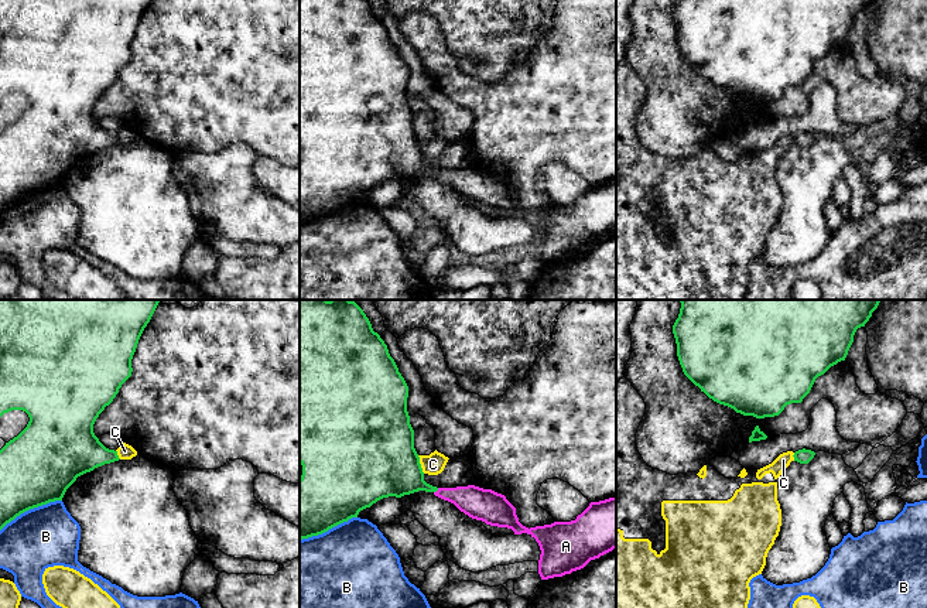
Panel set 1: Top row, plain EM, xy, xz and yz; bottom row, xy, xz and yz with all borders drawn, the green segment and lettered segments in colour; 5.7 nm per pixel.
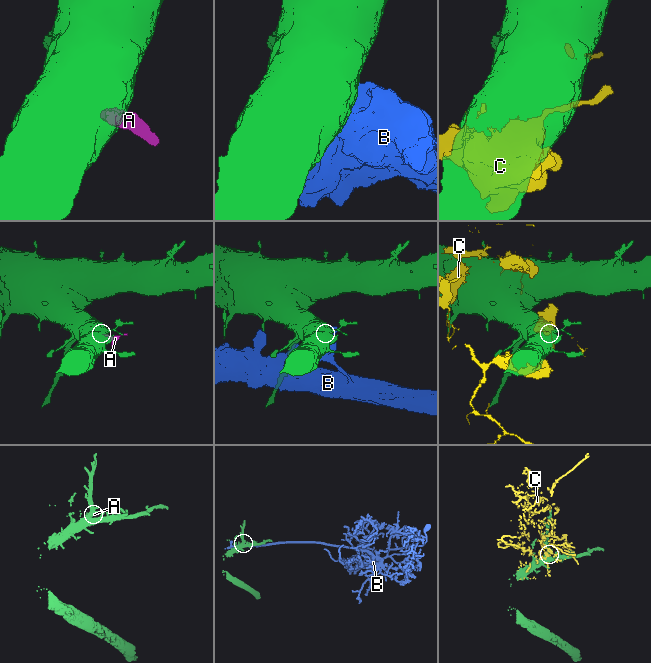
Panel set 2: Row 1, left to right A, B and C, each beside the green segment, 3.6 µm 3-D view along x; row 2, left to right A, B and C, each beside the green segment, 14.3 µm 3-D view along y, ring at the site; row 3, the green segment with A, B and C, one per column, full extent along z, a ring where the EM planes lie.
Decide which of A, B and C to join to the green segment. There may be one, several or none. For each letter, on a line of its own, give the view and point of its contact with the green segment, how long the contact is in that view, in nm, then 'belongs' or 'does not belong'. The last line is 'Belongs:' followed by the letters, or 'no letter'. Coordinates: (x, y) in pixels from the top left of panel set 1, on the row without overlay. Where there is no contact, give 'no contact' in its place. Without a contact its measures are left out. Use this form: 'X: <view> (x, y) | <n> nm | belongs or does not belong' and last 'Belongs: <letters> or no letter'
A: xz (435, 174) | 40 nm | belongs
B: xy (30, 191) | 400 nm | does not belong
C: xz (420, 147) | 110 nm | does not belong
Belongs: A

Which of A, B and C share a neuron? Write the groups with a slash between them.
A / B / C

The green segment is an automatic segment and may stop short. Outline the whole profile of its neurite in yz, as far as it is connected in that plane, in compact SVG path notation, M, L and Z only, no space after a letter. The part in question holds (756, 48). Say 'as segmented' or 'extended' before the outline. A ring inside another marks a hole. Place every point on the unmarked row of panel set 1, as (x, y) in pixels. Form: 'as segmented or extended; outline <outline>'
as segmented; outline M678 0L673 8L677 40L684 58L714 85L733 92L743 99L756 102L779 99L787 88L801 86L810 76L815 62L831 49L845 44L858 11L865 10L870 0Z

